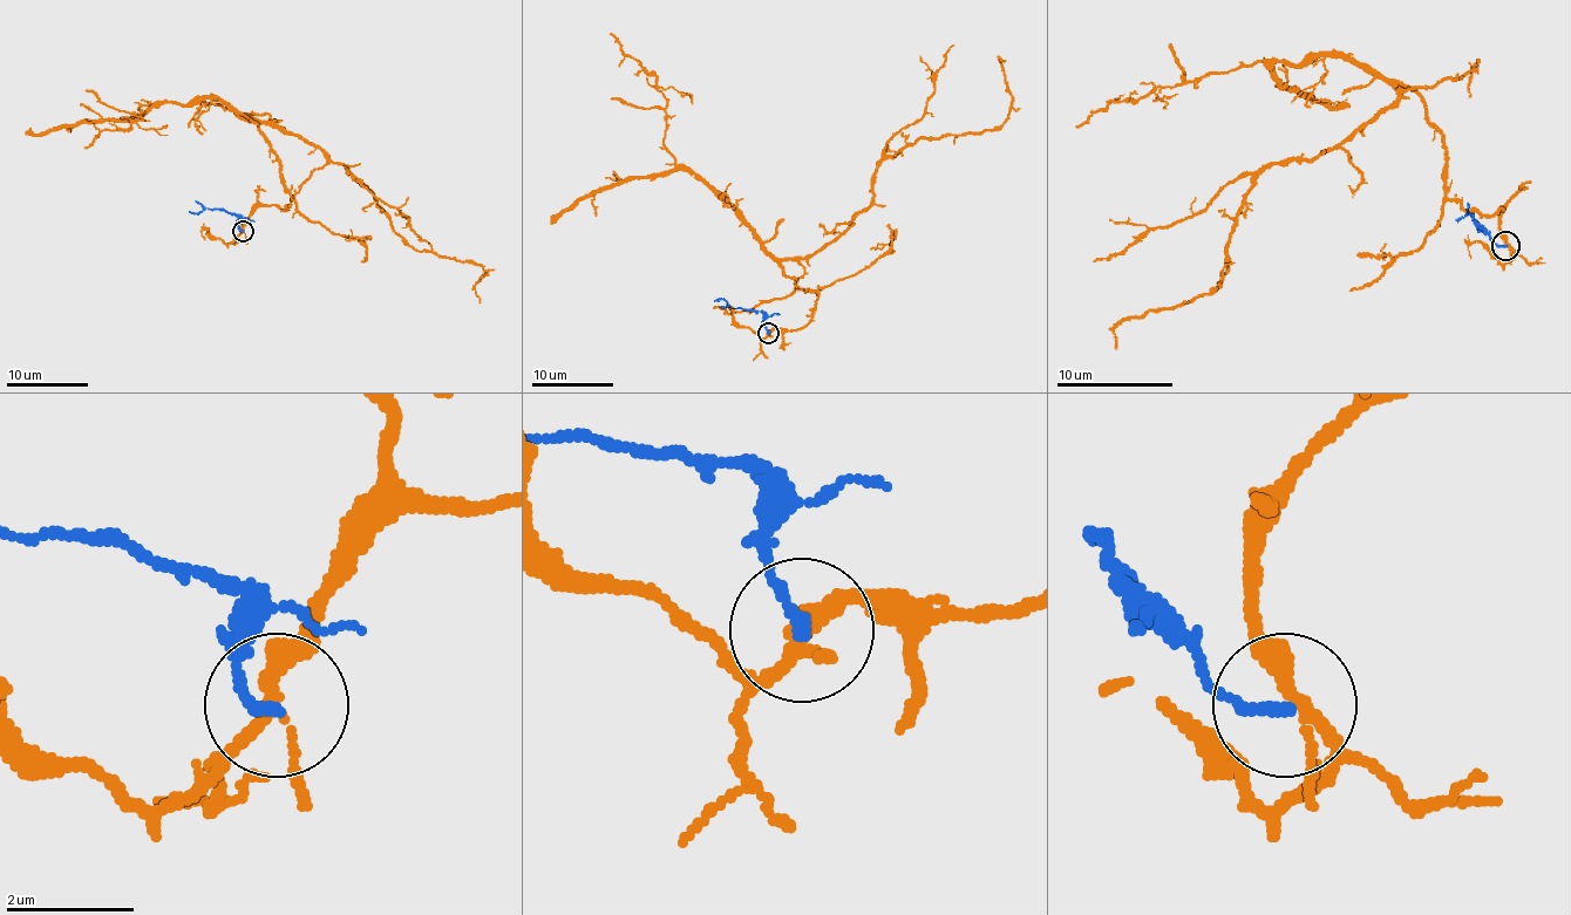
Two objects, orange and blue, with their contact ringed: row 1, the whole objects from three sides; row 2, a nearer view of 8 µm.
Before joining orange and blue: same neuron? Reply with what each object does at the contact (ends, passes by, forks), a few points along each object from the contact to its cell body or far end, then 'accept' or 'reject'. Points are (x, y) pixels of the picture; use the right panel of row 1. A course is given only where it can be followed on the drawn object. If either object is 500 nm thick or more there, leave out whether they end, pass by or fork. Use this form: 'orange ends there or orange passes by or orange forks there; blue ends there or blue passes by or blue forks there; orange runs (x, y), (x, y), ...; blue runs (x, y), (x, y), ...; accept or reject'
orange forks there; blue ends there; orange runs (1504, 244), (1502, 210), (1447, 195), (1443, 137), (1402, 90), (1269, 163), (1219, 282), (1126, 318), (1114, 349); blue runs (1504, 244), (1496, 244), (1470, 212), (1461, 218); reject

